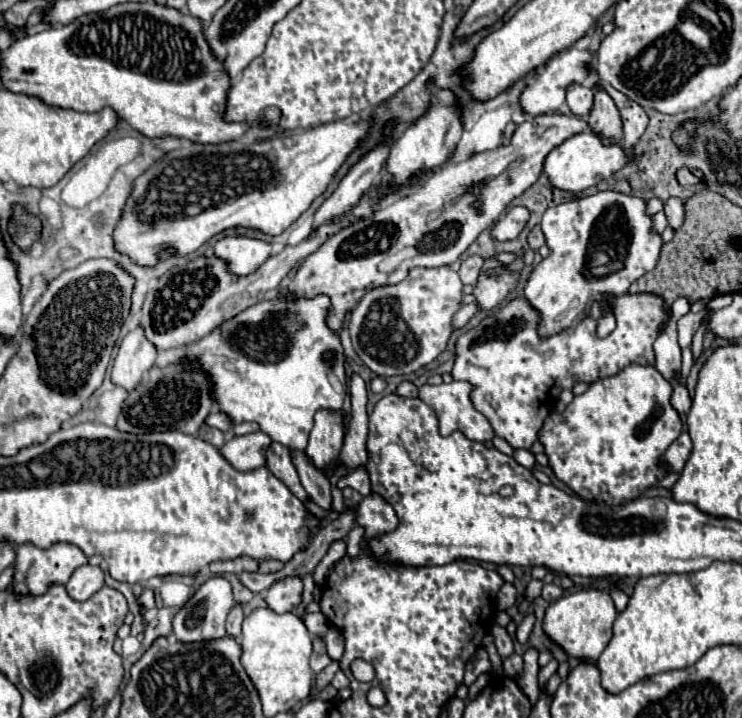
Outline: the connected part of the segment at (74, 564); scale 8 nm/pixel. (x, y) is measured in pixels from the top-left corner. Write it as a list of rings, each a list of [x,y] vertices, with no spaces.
[[[20,544],[16,548],[12,592],[16,592],[18,596],[28,596],[28,594],[42,596],[44,592],[48,592],[48,588],[52,588],[52,584],[60,584],[60,586],[66,584],[70,580],[72,572],[86,562],[88,562],[88,558],[74,544],[52,544],[52,548],[48,548],[48,550],[36,548],[34,544]]]

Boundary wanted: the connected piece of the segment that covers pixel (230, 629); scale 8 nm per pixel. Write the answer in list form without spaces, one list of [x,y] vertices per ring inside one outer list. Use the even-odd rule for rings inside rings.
[[[234,606],[228,614],[228,620],[226,620],[226,634],[232,636],[232,638],[238,638],[240,636],[240,626],[242,626],[242,620],[244,620],[244,612],[242,612],[242,606]]]

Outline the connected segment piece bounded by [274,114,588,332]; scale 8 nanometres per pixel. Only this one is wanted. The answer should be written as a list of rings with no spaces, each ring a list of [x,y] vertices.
[[[540,114],[540,116],[534,116],[526,122],[522,122],[516,128],[516,132],[508,144],[502,144],[496,150],[486,150],[486,152],[474,154],[472,158],[468,158],[460,164],[446,162],[444,166],[440,166],[436,172],[432,172],[424,180],[422,188],[408,192],[408,196],[390,198],[386,204],[376,208],[372,218],[356,220],[356,222],[352,222],[352,226],[342,228],[340,232],[332,234],[316,252],[312,252],[312,256],[302,260],[302,264],[294,272],[290,284],[282,286],[274,298],[278,298],[278,300],[280,300],[280,296],[312,298],[312,296],[320,296],[320,294],[330,296],[332,312],[328,312],[328,328],[332,328],[334,332],[340,332],[346,314],[352,312],[356,308],[356,304],[360,304],[362,296],[366,296],[372,288],[400,284],[400,280],[404,280],[408,276],[408,272],[416,266],[434,268],[434,266],[448,266],[448,264],[456,262],[460,258],[460,254],[480,236],[480,232],[490,228],[500,218],[504,208],[538,180],[538,176],[542,174],[542,164],[544,164],[546,154],[552,148],[556,148],[558,144],[562,144],[566,138],[580,134],[586,128],[588,128],[586,120],[572,116],[572,114],[570,116],[566,116],[566,114]]]

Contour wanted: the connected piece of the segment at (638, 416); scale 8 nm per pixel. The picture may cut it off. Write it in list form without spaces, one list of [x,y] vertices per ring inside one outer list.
[[[630,364],[616,376],[596,380],[584,394],[574,396],[562,414],[550,414],[540,430],[540,440],[554,474],[584,500],[600,500],[614,506],[638,498],[668,474],[660,466],[660,456],[682,432],[682,422],[670,404],[670,396],[672,384],[654,366]]]

